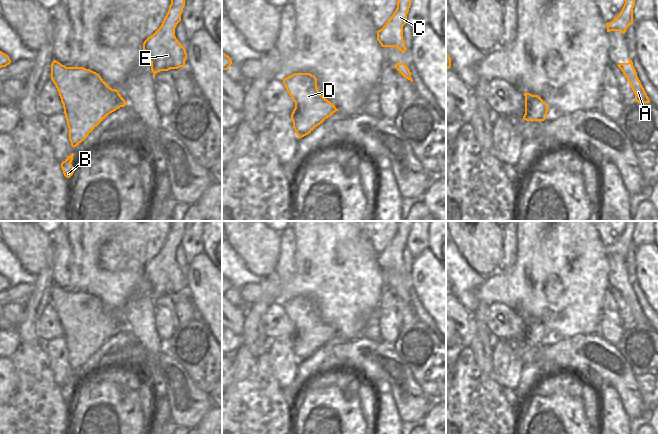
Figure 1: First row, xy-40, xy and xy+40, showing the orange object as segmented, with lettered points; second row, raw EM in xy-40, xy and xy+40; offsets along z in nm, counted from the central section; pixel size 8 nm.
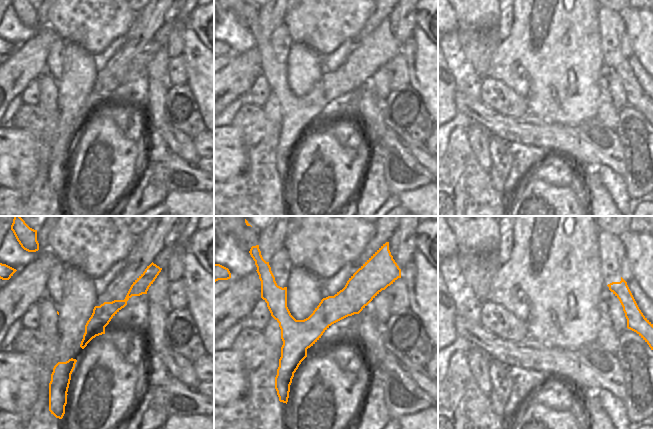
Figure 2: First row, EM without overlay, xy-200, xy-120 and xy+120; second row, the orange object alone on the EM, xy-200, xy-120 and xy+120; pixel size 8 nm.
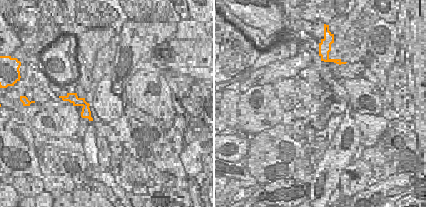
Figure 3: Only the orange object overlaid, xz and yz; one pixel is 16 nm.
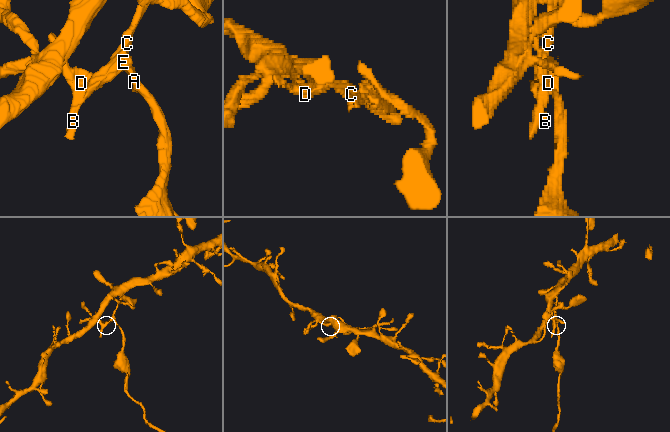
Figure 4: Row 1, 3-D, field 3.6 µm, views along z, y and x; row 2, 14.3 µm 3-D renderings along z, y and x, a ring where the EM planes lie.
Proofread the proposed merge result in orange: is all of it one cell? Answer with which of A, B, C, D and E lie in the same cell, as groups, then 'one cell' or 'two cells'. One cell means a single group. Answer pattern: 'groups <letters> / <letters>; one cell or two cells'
groups A / B C D E; two cells

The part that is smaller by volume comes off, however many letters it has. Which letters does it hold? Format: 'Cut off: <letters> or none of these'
Cut off: A

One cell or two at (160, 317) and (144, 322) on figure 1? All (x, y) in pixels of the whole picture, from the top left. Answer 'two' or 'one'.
two

